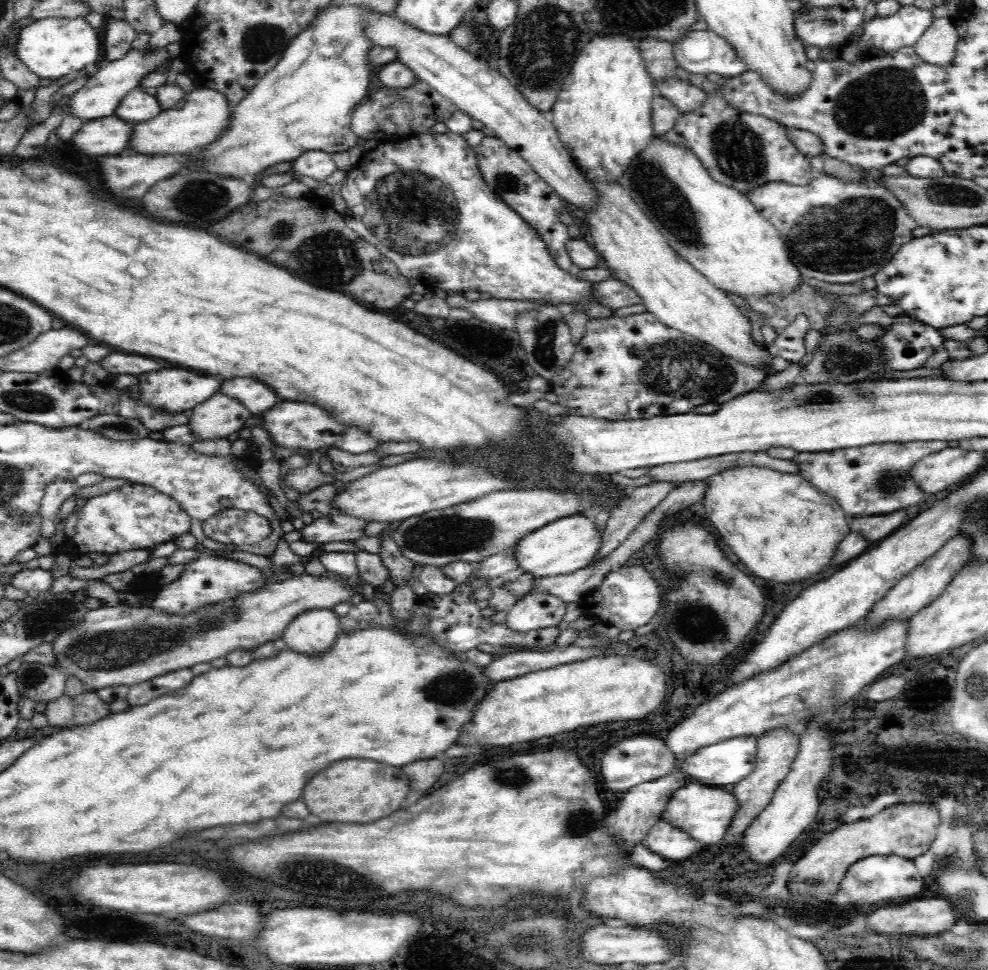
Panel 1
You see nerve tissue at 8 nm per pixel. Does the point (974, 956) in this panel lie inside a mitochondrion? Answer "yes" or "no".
yes

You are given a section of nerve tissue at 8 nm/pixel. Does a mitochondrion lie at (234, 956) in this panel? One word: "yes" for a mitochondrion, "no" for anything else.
no

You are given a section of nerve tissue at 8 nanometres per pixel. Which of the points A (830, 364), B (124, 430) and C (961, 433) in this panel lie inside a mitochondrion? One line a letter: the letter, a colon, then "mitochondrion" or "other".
A: mitochondrion
B: mitochondrion
C: other

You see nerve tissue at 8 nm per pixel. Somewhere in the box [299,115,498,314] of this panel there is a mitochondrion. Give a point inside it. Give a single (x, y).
(399, 202)

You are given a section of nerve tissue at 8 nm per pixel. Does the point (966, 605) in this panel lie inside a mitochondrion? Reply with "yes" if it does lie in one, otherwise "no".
no

